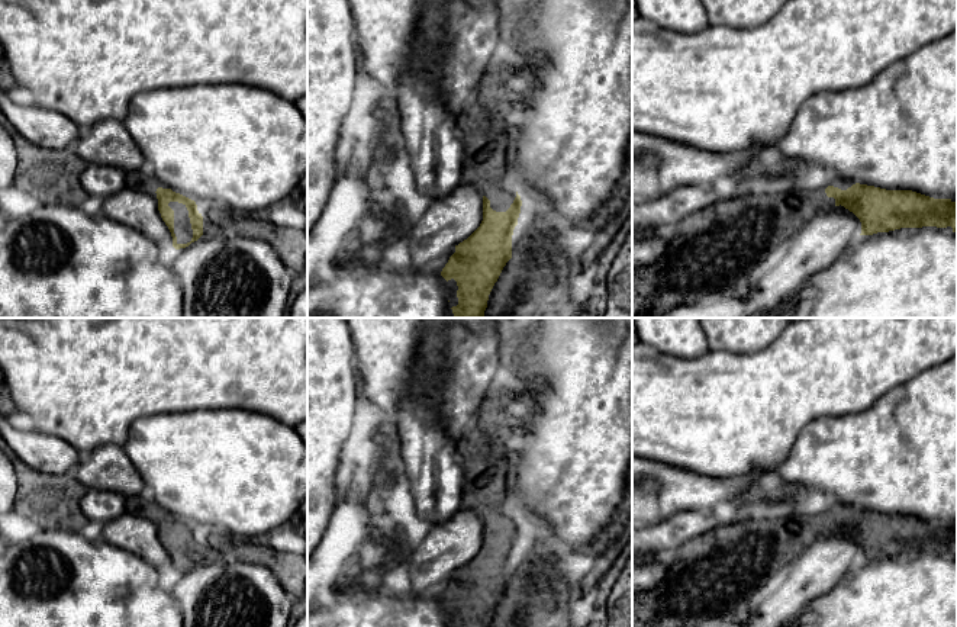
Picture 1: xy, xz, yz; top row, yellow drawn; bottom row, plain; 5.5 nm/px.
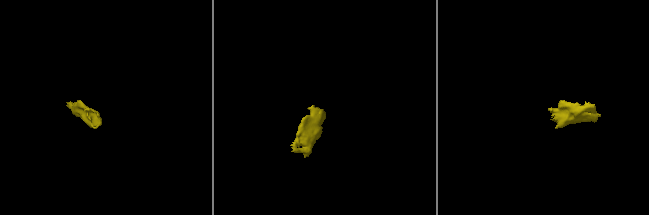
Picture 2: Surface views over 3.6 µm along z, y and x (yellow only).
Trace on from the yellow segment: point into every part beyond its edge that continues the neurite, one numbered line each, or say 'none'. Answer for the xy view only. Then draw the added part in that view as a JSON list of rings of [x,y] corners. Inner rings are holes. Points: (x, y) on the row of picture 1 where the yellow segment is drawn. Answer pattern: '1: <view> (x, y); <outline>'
1: xy (183, 231); [[[170,202],[168,206],[174,210],[174,234],[177,244],[187,244],[193,238],[193,229],[186,205]]]

